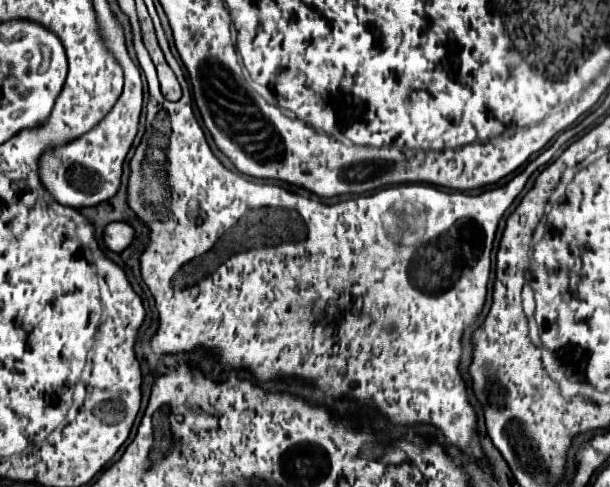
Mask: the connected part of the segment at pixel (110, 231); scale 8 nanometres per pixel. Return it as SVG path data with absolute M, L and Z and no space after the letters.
M111 222L103 230L103 244L113 252L123 252L133 240L133 228L125 222Z

